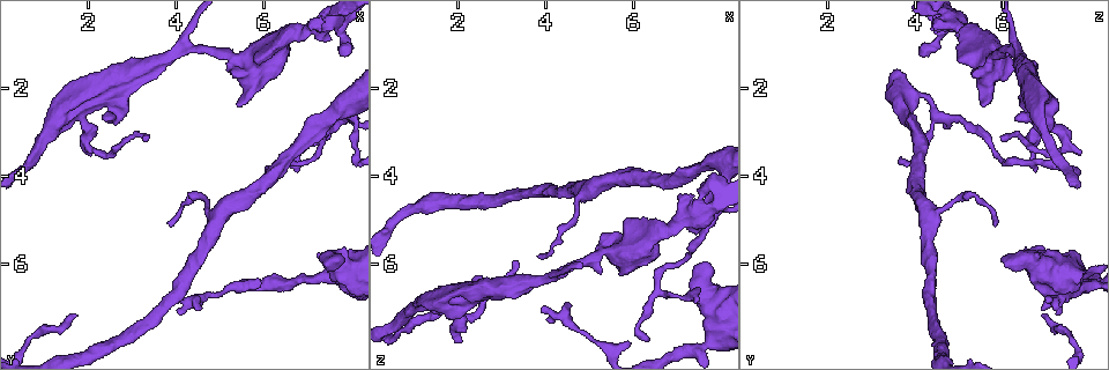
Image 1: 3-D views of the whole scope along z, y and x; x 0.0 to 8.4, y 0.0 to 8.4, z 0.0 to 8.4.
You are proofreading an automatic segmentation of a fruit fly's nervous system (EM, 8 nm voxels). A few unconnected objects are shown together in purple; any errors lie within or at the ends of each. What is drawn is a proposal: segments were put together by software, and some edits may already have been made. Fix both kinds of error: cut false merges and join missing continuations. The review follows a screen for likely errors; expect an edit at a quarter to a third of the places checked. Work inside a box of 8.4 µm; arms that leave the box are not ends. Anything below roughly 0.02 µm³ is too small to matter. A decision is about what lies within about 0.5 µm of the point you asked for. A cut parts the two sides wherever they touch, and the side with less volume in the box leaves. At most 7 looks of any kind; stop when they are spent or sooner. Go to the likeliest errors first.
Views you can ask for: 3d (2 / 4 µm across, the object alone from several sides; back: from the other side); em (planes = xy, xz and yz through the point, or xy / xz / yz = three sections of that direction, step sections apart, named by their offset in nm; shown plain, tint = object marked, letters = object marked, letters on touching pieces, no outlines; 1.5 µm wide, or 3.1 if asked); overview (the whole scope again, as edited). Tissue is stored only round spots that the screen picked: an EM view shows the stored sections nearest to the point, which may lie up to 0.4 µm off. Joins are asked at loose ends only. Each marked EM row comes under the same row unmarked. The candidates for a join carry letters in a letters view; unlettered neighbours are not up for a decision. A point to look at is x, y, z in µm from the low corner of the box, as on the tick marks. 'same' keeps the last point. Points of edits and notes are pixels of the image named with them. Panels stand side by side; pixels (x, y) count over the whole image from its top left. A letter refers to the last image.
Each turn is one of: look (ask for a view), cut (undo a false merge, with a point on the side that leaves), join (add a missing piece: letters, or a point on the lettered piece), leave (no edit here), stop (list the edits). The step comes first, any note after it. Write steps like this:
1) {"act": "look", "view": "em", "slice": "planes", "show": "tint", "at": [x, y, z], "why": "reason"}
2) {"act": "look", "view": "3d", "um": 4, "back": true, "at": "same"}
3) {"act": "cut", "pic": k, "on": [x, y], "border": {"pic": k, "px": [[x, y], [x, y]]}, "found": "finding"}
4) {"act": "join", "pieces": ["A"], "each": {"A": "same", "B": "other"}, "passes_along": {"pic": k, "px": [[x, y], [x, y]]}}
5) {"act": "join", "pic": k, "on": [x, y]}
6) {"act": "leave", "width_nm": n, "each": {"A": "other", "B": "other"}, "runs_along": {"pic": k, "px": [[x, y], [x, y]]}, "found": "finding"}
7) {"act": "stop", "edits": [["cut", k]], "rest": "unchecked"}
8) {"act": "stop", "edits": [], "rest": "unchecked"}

{"act": "look", "view": "3d", "um": 4, "at": [3.25, 3.10, 5.90], "why": "thin end"}

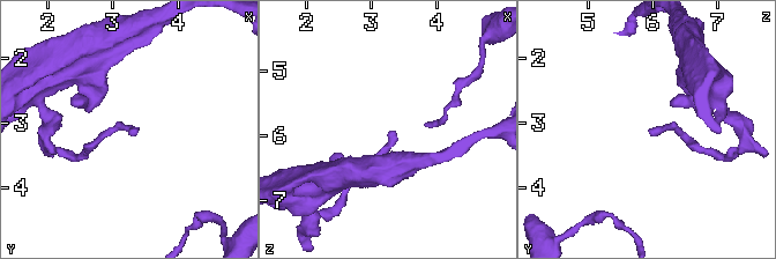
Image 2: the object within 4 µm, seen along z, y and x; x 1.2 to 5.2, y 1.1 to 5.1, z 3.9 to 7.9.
{"act": "look", "view": "em", "slice": "yz", "step": 4, "show": "letters", "at": [3.25, 3.10, 5.90]}

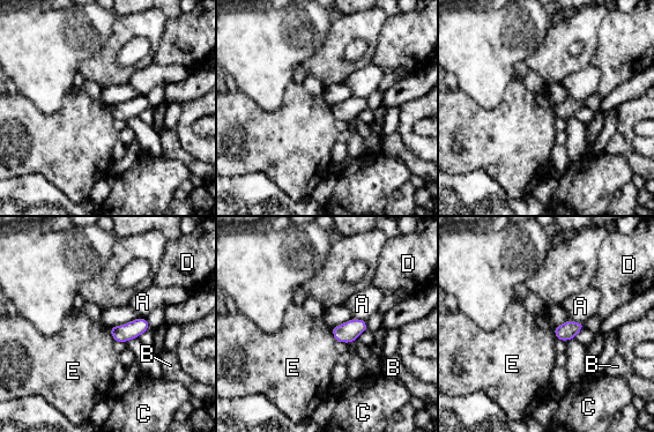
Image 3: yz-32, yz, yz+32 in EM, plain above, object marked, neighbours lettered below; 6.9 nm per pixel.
{"act": "look", "view": "em", "slice": "planes", "show": "letters", "at": "same", "why": "cut it another way"}

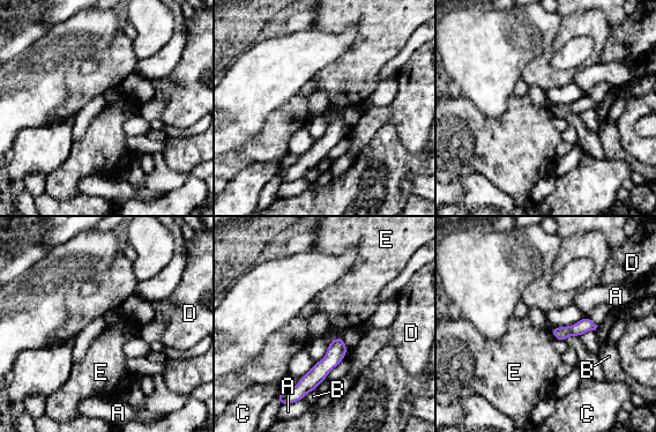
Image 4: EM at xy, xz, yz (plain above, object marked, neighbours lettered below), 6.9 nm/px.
{"act": "leave", "width_nm": 100, "each": {"A": "other", "B": "other", "C": "other", "D": "other", "E": "other"}, "border": {"pic": 4, "px": [[551, 333], [554, 339]]}, "found": "none of them fits"}

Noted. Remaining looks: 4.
{"act": "look", "view": "3d", "um": 2, "at": [6.35, 3.90, 7.75], "why": "tapers out"}

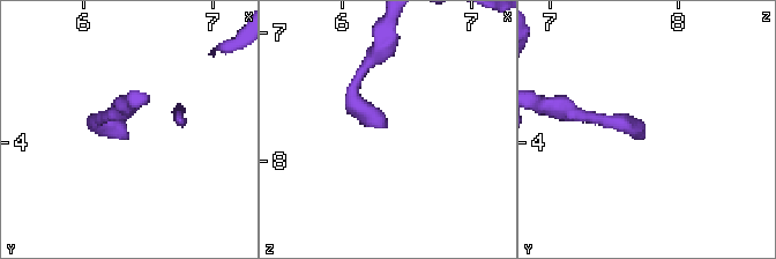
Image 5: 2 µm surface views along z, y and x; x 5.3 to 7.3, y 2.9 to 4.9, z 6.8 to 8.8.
{"act": "look", "view": "em", "slice": "xz", "step": 4, "show": "letters", "at": [6.32, 3.96, 7.74]}

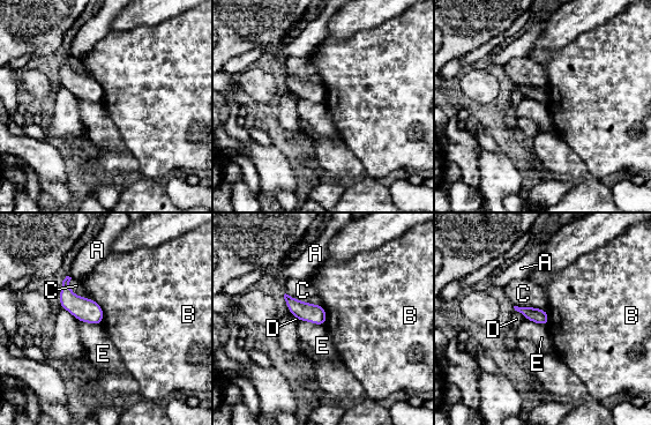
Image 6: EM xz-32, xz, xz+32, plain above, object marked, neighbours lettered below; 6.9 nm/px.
{"act": "leave", "width_nm": 110, "longest_contact_nm": ["C", 280], "each": {"A": "other", "B": "other", "C": "other", "D": "other", "E": "other"}, "found": "none of them fits"}

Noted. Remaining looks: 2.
{"act": "look", "view": "3d", "um": 4, "back": true, "at": [7.65, 6.00, 6.70], "why": "calibre changes"}

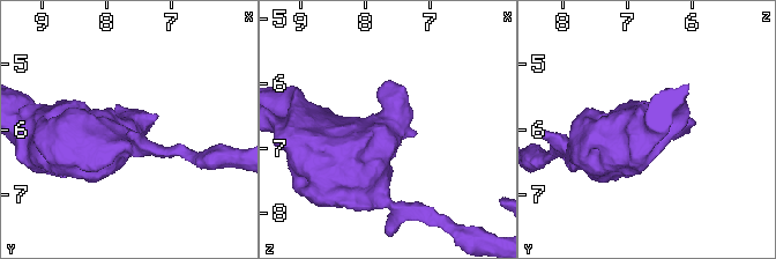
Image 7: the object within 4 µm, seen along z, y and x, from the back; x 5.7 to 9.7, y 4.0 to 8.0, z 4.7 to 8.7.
{"act": "look", "view": "em", "slice": "planes", "show": "letters", "at": [7.65, 6.00, 6.75]}

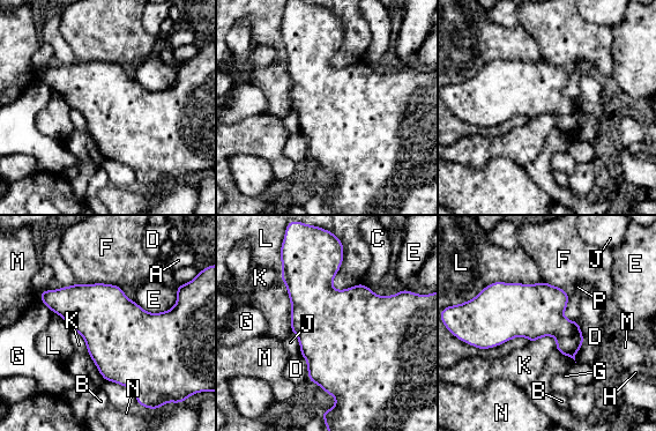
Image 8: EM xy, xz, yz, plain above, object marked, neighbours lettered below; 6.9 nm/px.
{"act": "leave", "longest_contact_nm": ["K", 420], "each": {"A": "other", "B": "other", "C": "other", "D": "other", "E": "other", "F": "other", "G": "other", "H": "other", "J": "other", "K": "other", "L": "other", "M": "other", "N": "other", "P": "other"}, "border": {"pic": 8, "px": [[73, 329], [105, 380]]}, "found": "one neuron here"}

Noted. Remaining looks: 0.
{"act": "stop", "edits": [], "rest": "unchecked"}

